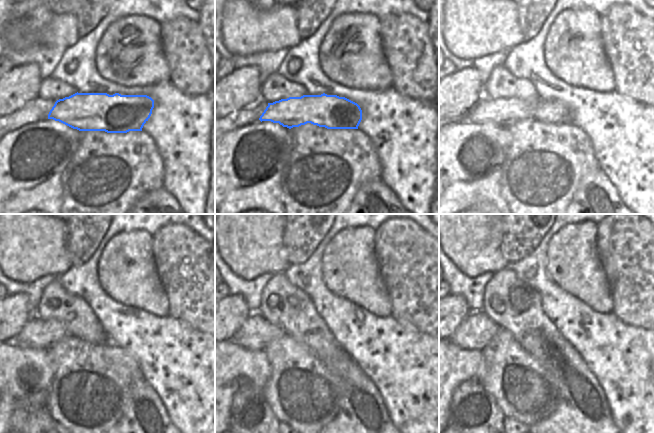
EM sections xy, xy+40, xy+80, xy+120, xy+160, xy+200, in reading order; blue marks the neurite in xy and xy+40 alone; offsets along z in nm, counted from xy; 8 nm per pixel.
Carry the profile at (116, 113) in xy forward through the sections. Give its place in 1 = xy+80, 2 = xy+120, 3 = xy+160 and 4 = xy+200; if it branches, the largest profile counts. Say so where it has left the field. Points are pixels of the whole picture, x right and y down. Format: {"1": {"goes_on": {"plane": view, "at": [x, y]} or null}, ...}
{"1": {"goes_on": {"plane": "xy+80", "at": [507, 111]}}, "2": {"goes_on": {"plane": "xy+120", "at": [37, 334]}}, "3": {"goes_on": {"plane": "xy+160", "at": [256, 333]}}, "4": {"goes_on": {"plane": "xy+200", "at": [476, 331]}}}

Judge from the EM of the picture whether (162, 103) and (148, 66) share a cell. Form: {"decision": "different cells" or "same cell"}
{"decision": "different cells"}

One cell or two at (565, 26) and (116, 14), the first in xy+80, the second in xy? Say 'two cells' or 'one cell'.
two cells

